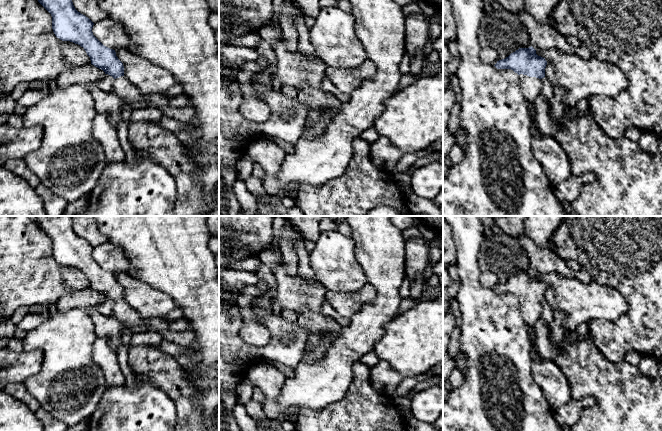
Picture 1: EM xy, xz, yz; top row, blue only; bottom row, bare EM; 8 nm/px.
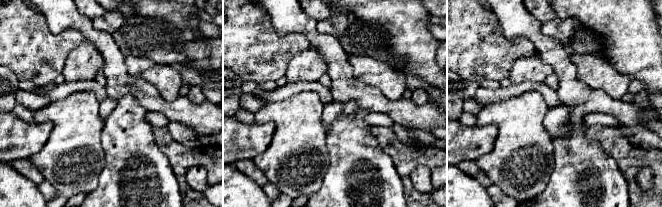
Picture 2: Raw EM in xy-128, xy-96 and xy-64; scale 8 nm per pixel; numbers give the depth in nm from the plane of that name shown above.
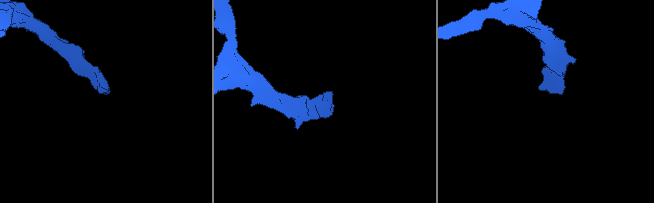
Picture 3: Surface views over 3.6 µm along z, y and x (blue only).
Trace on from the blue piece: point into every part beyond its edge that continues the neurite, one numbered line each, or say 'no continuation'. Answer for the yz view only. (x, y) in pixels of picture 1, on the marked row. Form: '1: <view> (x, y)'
1: yz (530, 87)

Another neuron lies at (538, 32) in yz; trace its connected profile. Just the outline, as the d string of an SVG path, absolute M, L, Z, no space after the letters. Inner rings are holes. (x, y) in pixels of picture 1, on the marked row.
M525 9L514 14L518 17L520 23L525 26L531 45L535 50L556 48L570 55L575 54L575 48L554 26L537 21Z

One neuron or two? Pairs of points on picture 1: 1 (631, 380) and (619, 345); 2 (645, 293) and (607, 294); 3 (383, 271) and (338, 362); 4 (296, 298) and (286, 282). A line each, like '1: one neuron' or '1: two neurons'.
1: two neurons
2: two neurons
3: one neuron
4: one neuron

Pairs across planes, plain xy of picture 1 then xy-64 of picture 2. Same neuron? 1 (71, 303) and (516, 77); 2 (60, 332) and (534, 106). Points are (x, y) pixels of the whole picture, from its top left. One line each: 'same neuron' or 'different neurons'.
1: same neuron
2: same neuron

